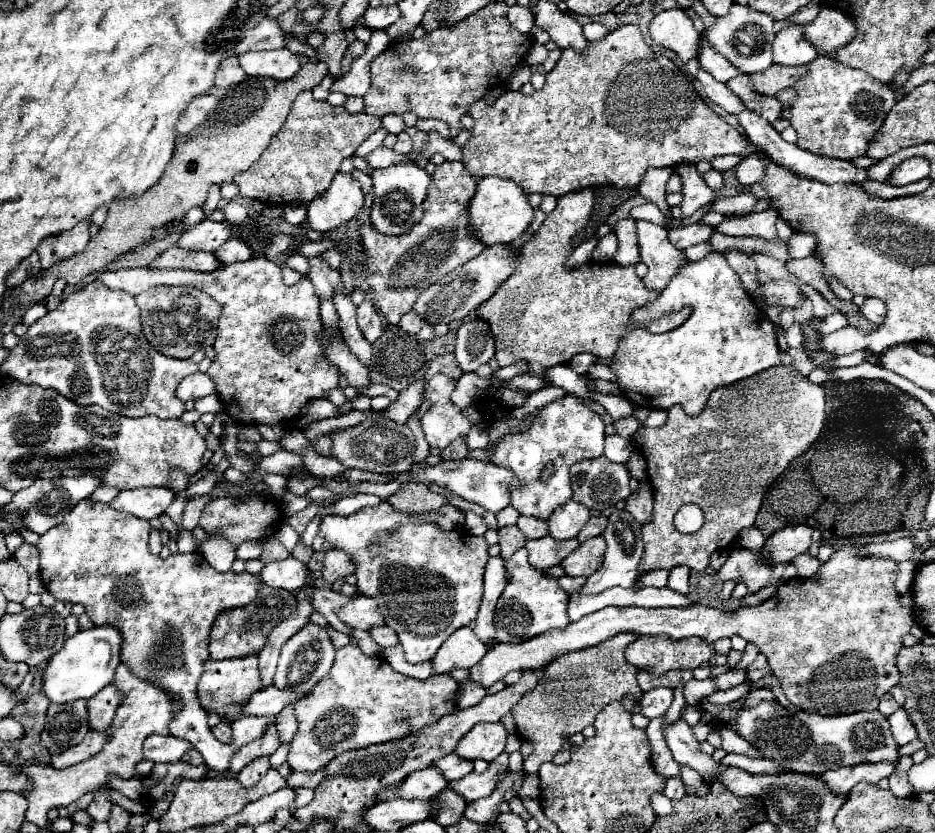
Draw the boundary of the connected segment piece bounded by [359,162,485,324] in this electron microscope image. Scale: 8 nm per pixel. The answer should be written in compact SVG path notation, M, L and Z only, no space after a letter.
M443 162L431 174L427 198L423 202L423 218L411 232L401 236L385 236L375 232L371 224L361 226L361 240L365 248L365 272L367 286L373 292L379 312L389 324L397 324L399 318L413 310L415 300L435 280L443 278L457 266L479 256L485 244L469 226L469 202L475 196L477 180L465 170L461 162Z

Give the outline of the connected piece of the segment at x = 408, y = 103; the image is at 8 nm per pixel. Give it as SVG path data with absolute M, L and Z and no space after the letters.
M503 2L489 4L449 28L427 32L419 40L409 38L393 42L383 54L379 54L371 62L371 88L365 94L365 112L375 114L379 118L385 114L403 114L403 112L415 112L419 118L437 118L449 124L451 130L449 140L455 140L455 136L463 130L461 116L467 114L469 106L481 100L489 88L505 84L509 80L513 68L525 62L525 56L531 45L530 35L515 30L507 22L507 4Z

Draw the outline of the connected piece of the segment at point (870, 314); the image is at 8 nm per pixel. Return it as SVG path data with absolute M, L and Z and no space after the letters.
M867 298L865 304L861 306L861 314L873 324L881 324L883 318L885 318L885 312L887 312L885 304L881 300L877 300L877 298Z

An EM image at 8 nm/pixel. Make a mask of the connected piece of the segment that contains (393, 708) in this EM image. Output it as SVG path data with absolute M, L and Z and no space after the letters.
M347 644L337 650L333 668L323 682L311 694L297 700L295 714L299 728L287 762L291 770L317 772L341 752L407 738L423 726L435 724L441 716L451 714L455 710L455 692L457 680L449 674L415 680L395 672L385 658L365 656L357 646Z

